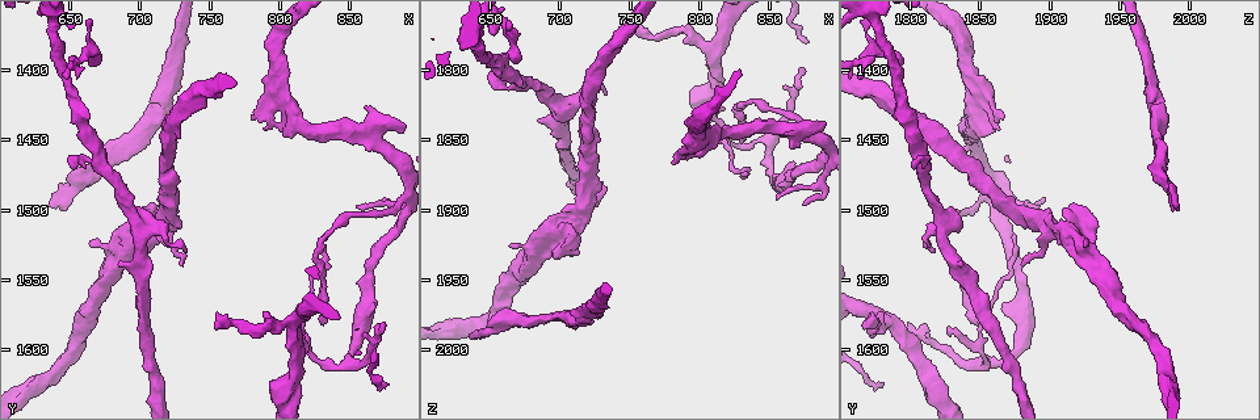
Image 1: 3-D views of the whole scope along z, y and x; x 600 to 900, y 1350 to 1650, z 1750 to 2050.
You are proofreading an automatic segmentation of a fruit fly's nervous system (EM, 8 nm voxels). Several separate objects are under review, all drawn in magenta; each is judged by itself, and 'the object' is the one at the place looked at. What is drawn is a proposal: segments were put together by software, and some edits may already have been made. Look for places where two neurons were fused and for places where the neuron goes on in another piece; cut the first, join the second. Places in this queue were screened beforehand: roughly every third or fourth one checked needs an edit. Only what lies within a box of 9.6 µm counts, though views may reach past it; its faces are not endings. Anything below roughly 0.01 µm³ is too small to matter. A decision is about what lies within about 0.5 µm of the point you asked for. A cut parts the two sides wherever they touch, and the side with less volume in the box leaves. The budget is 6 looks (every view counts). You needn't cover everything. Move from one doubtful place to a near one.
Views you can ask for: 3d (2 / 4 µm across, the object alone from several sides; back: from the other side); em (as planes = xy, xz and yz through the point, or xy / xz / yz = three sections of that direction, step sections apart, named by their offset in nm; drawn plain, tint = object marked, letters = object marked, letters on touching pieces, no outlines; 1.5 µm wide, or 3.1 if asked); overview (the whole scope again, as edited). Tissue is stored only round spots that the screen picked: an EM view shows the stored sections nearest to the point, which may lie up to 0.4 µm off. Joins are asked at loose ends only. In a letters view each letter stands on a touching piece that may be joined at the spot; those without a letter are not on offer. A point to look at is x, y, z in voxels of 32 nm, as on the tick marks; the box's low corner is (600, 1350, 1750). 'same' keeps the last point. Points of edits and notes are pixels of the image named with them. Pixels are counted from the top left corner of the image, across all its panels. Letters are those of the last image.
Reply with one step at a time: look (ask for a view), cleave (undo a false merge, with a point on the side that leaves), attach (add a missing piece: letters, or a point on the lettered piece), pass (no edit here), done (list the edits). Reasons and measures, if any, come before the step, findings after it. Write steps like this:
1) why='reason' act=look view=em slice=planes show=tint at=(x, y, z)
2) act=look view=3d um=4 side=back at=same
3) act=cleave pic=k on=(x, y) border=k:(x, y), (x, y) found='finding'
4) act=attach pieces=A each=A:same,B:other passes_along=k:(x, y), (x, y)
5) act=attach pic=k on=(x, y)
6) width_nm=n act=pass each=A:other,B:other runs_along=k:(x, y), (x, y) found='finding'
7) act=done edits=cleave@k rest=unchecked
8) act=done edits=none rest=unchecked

why='free end' act=look view=em slice=planes show=letters at=(860, 1428, 1846)

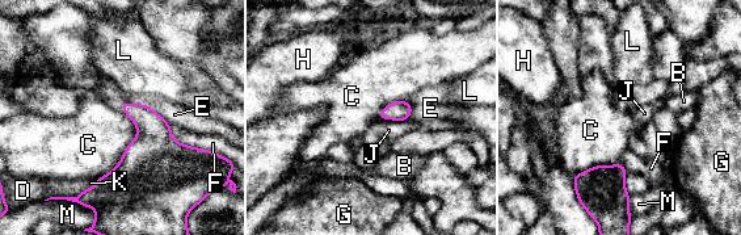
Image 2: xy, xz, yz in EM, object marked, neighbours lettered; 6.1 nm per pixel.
act=pass each=B:other,C:other,D:other,E:other,F:other,G:other,H:other,J:other,K:other,L:other,M:other border=2:(121, 109), (137, 137), (96, 180) found='no lettered piece goes on from it'

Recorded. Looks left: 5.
why='branch stops here' act=look view=3d um=2 side=back at=(802, 1444, 1860)

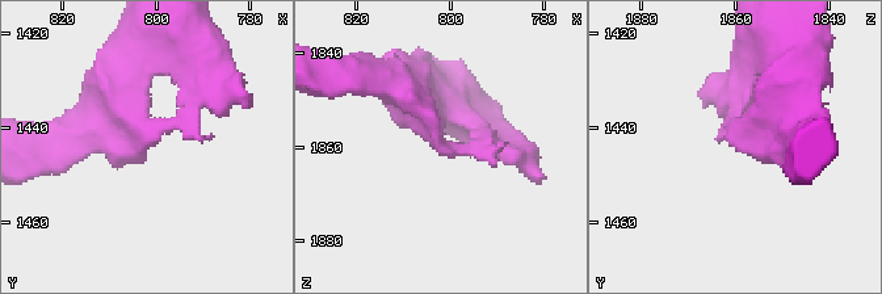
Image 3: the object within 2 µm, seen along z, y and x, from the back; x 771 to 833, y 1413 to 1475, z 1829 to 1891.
act=look view=em slice=planes show=letters at=(804, 1444, 1860)

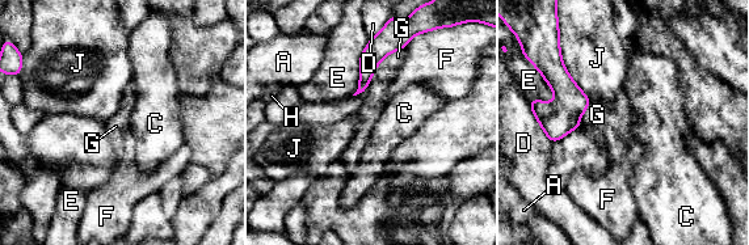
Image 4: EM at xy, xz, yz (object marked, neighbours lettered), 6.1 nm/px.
longest_contact=J:440nm act=pass each=A:other,C:other,D:other,E:other,F:other,G:other,H:other,J:other runs_along=4:(421, 29), (399, 32), (361, 88) found='no lettered piece goes on from it'

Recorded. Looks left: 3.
why='branch stops here' act=look view=3d um=4 at=(652, 1472, 1804)

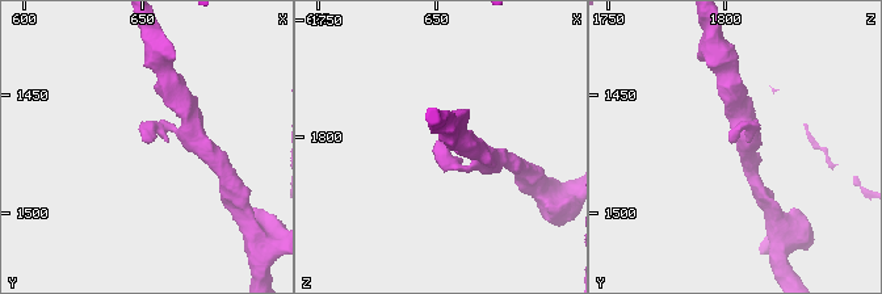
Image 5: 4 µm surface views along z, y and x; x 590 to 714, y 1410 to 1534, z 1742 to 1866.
why='now the EM' act=look view=em slice=yz step=4 show=letters at=(654, 1472, 1804)

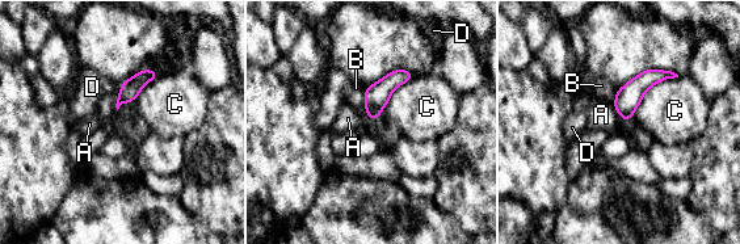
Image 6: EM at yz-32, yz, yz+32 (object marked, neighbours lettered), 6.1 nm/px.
act=pass each=A:other,B:other,C:other,D:other border=6:(678, 76), (655, 83), (625, 122) found='none of them fits'

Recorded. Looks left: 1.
act=done edits=none rest=unchecked

